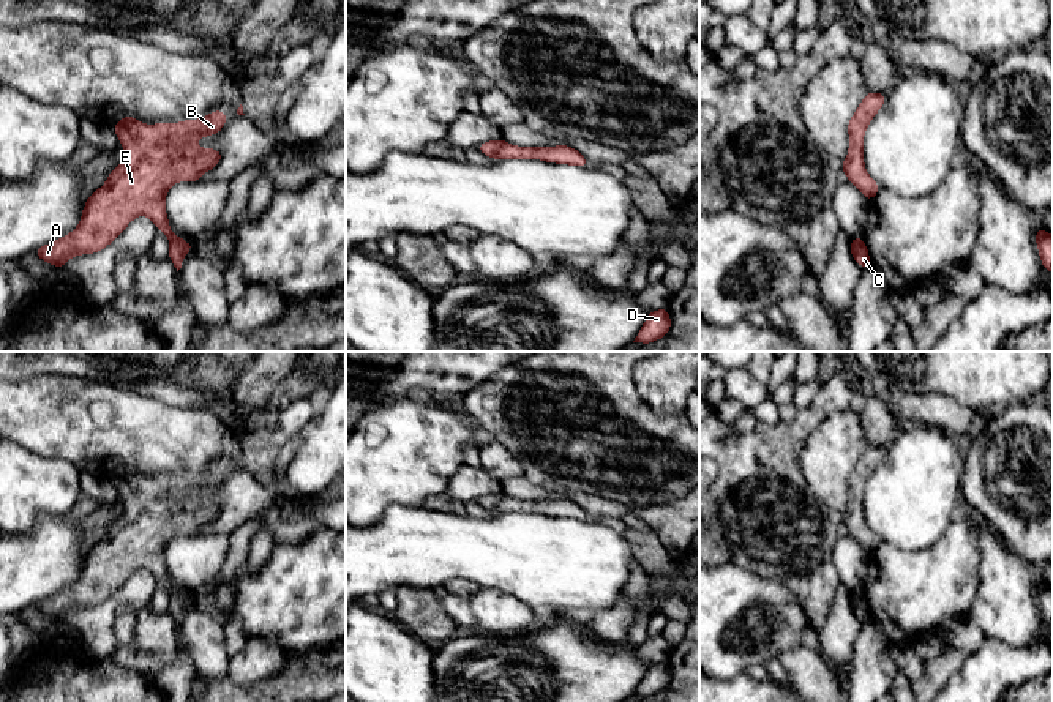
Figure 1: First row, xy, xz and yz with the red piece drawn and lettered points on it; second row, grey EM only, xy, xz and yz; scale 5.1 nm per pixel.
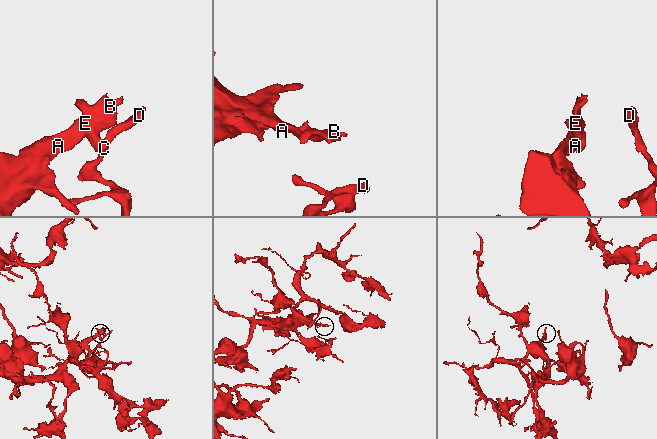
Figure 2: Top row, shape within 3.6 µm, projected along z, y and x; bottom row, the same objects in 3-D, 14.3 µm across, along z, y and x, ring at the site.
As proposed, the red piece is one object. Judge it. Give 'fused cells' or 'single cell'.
single cell

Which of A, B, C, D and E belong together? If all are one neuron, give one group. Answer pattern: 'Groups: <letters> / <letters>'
Groups: A B C D E

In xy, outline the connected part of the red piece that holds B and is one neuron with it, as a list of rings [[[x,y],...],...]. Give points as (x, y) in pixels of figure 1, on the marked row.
[[[213,110],[200,120],[182,123],[144,125],[126,115],[114,126],[125,148],[122,164],[107,175],[107,181],[90,194],[79,226],[68,235],[36,248],[44,262],[63,268],[68,259],[95,254],[111,245],[137,216],[150,218],[158,232],[169,238],[169,254],[177,271],[185,254],[194,246],[171,232],[164,199],[177,181],[199,181],[202,174],[216,167],[223,153],[213,147],[204,150],[194,142],[224,128],[227,115]]]

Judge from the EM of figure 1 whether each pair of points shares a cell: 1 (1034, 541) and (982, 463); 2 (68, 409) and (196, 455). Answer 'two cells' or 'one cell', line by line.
1: one cell
2: one cell

